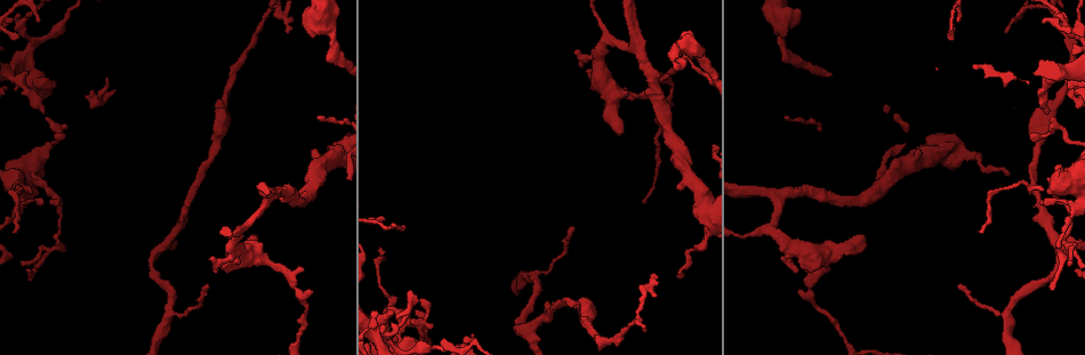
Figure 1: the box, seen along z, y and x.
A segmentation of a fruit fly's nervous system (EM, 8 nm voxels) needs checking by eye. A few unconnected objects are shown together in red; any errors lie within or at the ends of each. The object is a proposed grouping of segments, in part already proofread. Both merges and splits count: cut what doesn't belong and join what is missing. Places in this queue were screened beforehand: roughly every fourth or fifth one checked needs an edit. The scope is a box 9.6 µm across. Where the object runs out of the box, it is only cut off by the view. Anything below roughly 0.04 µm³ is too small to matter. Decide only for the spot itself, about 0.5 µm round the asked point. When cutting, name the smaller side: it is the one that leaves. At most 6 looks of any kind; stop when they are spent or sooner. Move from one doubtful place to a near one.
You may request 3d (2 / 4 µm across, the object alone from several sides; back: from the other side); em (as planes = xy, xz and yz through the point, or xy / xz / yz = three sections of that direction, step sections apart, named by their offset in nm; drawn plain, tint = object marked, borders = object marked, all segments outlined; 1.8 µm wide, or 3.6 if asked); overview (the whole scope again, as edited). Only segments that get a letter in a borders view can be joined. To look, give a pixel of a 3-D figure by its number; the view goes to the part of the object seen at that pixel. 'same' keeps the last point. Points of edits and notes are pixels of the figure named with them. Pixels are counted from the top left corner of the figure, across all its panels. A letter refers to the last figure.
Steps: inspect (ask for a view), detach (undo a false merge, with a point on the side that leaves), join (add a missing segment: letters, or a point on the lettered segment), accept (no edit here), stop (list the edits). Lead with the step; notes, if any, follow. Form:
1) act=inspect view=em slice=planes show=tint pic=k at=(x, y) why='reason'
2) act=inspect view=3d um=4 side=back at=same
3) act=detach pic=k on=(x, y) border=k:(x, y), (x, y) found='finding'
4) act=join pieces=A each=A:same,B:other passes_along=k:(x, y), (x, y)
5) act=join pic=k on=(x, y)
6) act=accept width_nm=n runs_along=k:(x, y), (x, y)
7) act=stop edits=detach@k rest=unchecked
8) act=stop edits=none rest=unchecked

act=inspect view=em slice=xz step=4 show=borders pic=1 at=(208, 286) why='tapers out'

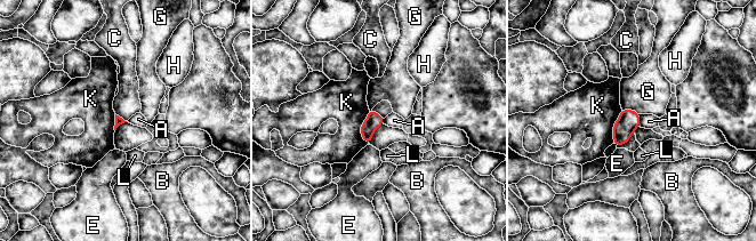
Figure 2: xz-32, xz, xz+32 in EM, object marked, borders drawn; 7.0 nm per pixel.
act=inspect view=em slice=planes show=borders at=same why='cut it another way'

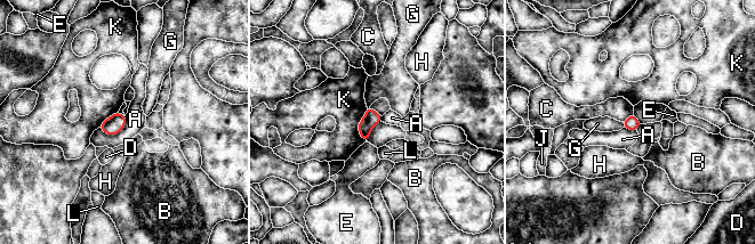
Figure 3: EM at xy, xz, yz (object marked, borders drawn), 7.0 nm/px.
act=accept width_nm=100 each=A:other,B:other,C:other,D:other,E:other,G:other,H:other,J:other,K:other,L:other border=3:(126, 115), (114, 135), (98, 128) found='no lettered segment goes on from it'

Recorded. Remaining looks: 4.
act=inspect view=em slice=planes show=borders pic=1 at=(678, 277) why='branch stops here'

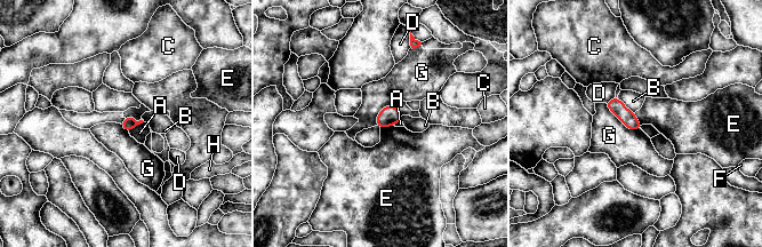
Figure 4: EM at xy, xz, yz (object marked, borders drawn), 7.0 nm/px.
act=accept longest_contact=G:320nm each=A:other,B:other,C:other,D:other,E:other,F:other,G:other,H:other border=4:(125, 117), (134, 117), (143, 121) found='none of them fits'

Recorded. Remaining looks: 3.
act=inspect view=em slice=yz step=8 show=borders pic=1 at=(783, 18) why='an open end'

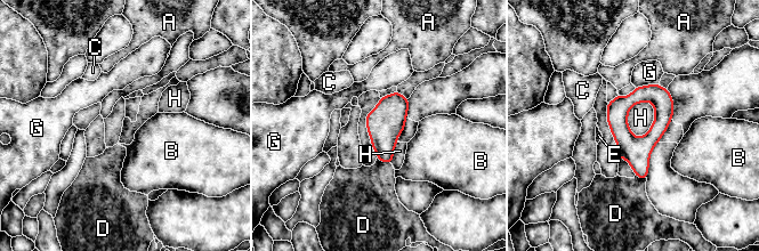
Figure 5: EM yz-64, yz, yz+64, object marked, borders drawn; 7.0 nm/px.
act=inspect view=em slice=planes show=borders at=same why='cut it another way'

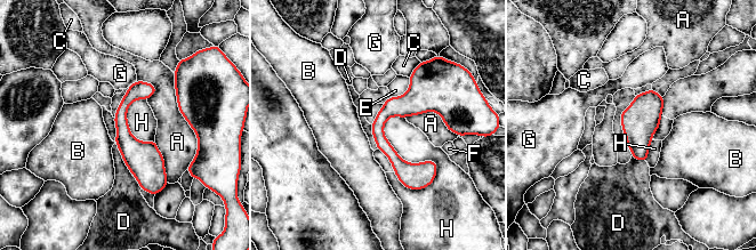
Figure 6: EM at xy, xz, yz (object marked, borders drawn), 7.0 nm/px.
act=accept each=A:other,B:other,C:other,D:other,E:other,F:other,G:other,H:other found='none of them fits'

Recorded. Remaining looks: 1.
act=stop edits=none rest=unchecked

